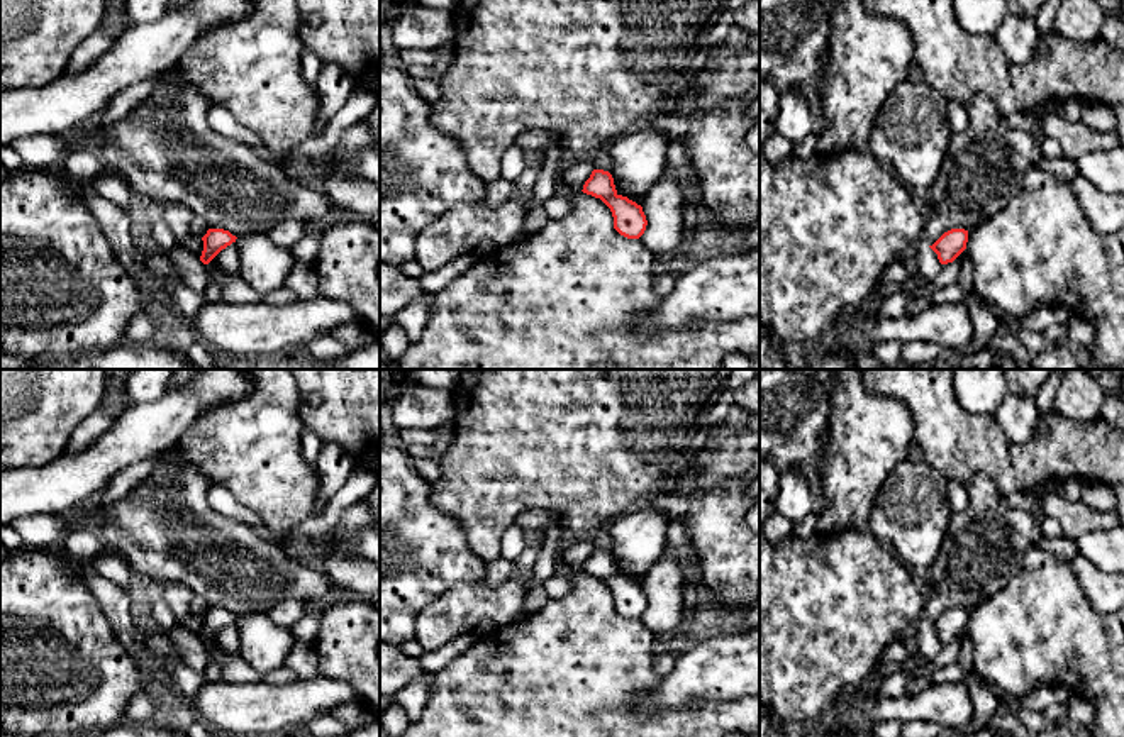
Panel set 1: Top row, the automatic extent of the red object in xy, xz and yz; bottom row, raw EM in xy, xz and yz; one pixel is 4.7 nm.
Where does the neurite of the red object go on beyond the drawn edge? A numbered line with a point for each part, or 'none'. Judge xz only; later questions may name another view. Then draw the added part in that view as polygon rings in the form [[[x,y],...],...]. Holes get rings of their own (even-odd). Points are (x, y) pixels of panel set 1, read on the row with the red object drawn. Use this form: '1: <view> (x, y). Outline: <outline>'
none

